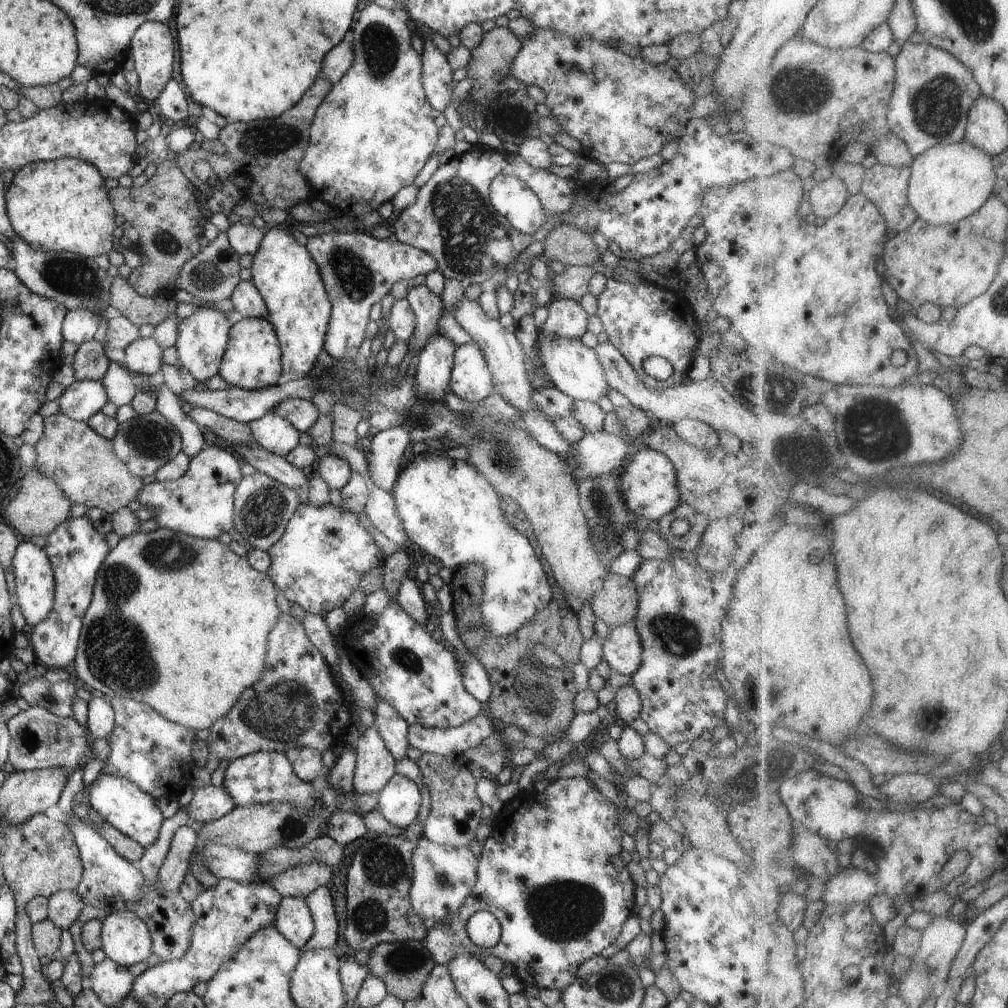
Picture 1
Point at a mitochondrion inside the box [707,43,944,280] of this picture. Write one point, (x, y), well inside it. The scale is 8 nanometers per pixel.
(821, 89)

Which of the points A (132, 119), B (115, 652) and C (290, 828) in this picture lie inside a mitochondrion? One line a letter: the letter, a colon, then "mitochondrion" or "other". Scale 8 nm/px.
A: other
B: mitochondrion
C: mitochondrion

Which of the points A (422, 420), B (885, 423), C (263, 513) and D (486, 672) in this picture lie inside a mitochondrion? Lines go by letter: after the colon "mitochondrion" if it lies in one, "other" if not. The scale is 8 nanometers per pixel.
A: mitochondrion
B: mitochondrion
C: mitochondrion
D: other

